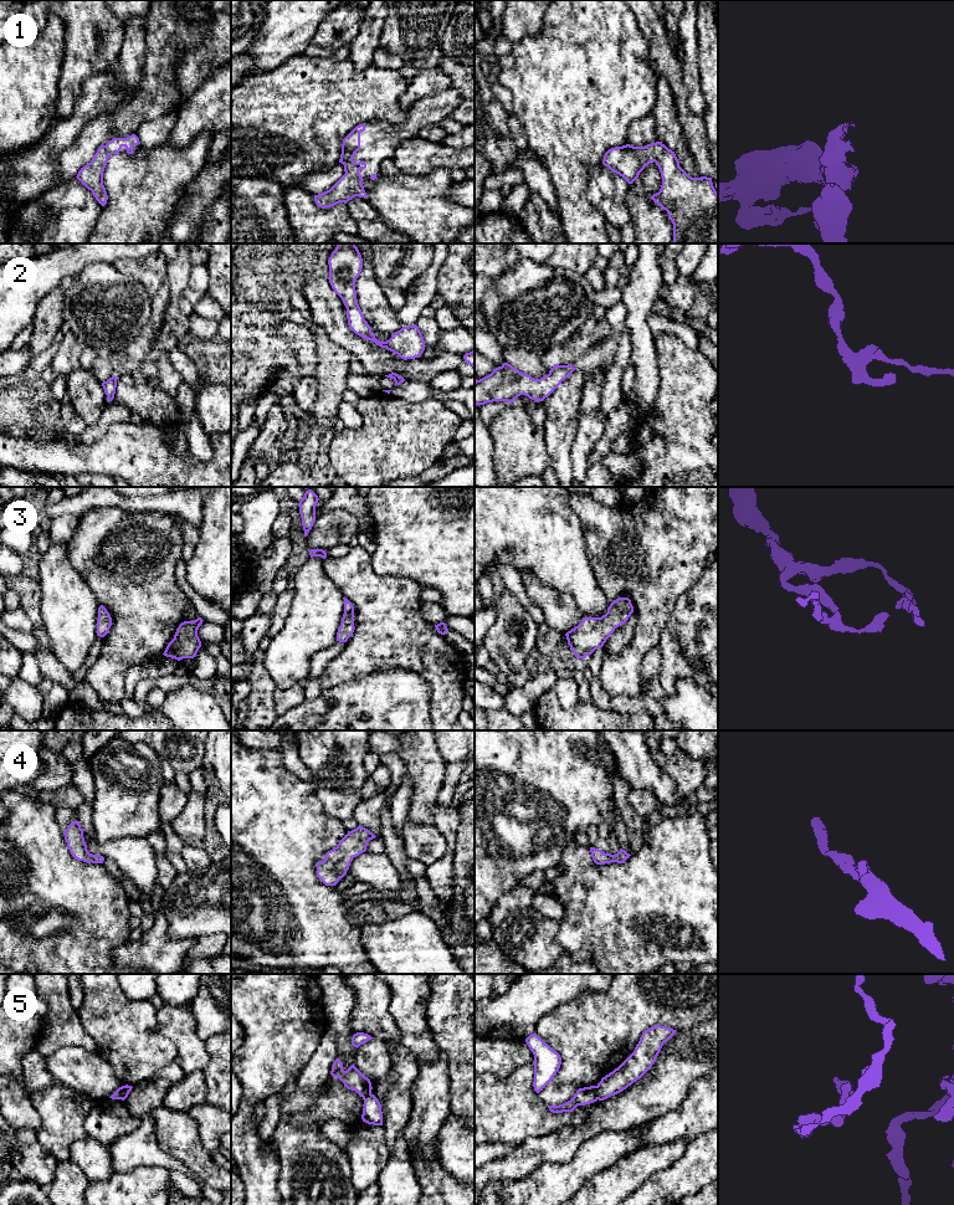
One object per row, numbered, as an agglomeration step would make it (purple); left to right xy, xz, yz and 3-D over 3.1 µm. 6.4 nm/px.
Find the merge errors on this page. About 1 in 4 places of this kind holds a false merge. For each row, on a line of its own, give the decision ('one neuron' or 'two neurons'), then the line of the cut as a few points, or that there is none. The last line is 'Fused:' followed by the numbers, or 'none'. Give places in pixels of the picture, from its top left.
1: one neuron; cut none
2: one neuron; cut none
3: one neuron; cut none
4: one neuron; cut none
5: two neurons; cut yz (595, 1086), (598, 1098)
Fused: 5

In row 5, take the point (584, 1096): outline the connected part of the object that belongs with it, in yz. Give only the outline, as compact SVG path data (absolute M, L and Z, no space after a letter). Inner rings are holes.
M596 1086L579 1088L574 1097L559 1106L548 1106L553 1113L573 1112L578 1106L590 1104L597 1101Z

